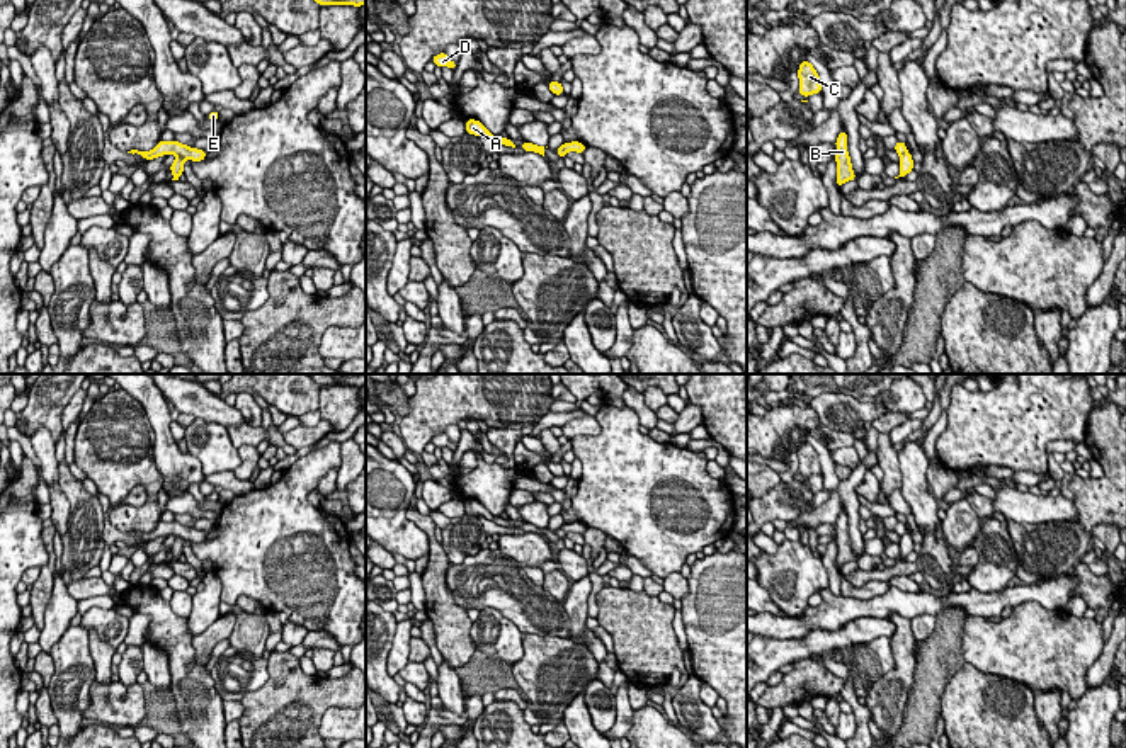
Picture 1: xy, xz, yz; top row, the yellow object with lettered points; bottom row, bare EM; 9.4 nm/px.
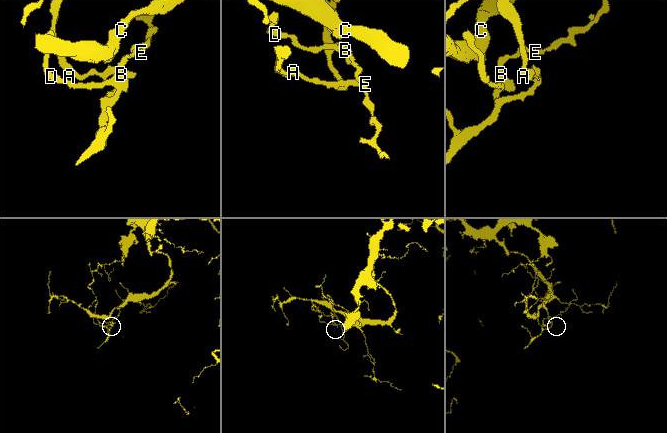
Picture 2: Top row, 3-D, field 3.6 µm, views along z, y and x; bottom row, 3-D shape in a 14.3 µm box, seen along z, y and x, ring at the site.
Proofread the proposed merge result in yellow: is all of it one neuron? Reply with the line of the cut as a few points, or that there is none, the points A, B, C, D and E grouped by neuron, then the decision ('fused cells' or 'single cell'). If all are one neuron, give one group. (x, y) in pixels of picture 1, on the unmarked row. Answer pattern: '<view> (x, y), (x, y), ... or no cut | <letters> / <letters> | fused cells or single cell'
xy (177, 534), (184, 539) | A C / B D E | fused cells

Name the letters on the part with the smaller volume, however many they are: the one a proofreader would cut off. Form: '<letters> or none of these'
B, D, E

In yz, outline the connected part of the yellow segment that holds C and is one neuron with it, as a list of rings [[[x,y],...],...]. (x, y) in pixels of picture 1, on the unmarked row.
[[[806,440],[801,442],[798,449],[799,468],[798,473],[806,479],[811,474],[822,474],[820,457],[813,445]]]

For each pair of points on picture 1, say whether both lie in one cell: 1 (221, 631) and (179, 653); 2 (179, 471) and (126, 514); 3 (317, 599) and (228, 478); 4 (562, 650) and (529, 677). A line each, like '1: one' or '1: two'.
1: two
2: two
3: two
4: one

